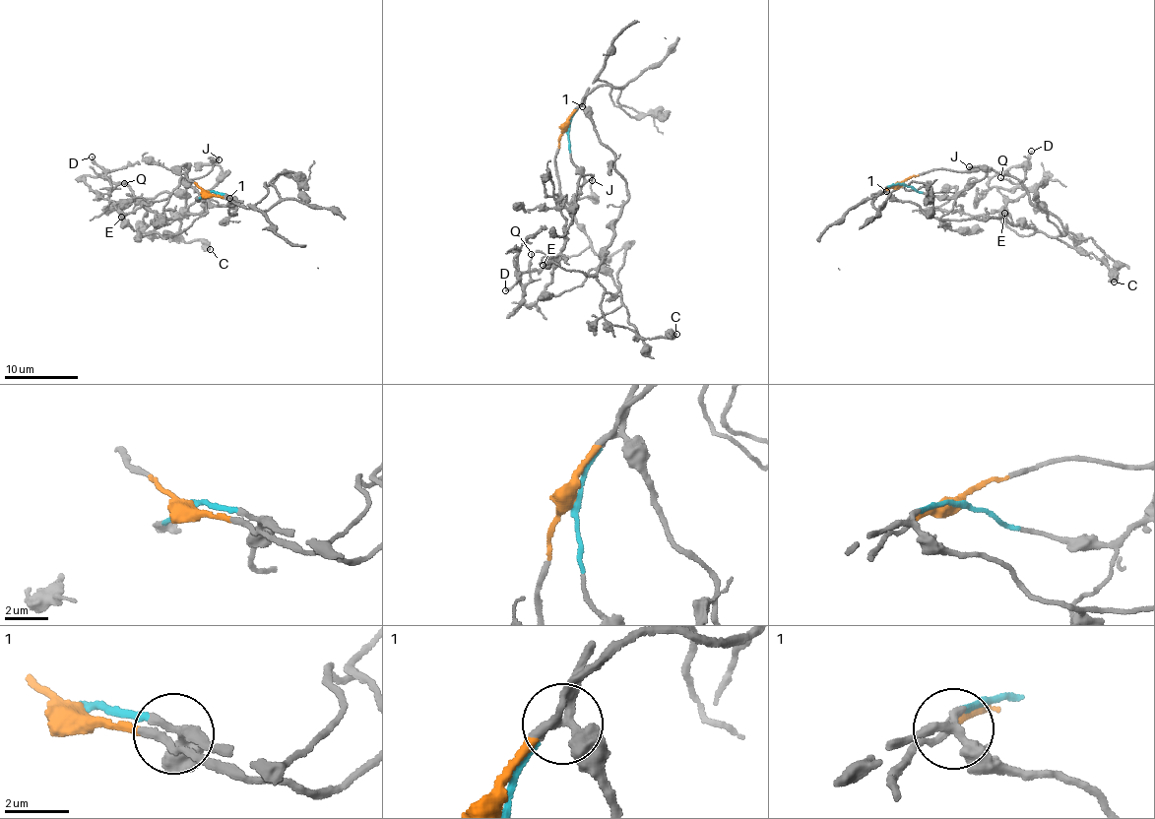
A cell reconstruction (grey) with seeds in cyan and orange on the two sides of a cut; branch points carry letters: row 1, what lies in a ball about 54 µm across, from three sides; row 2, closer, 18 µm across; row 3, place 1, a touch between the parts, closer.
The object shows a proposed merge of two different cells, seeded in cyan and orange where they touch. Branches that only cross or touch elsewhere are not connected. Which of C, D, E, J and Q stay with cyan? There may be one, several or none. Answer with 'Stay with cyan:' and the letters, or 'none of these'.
Stay with cyan: C, D, E, J, Q

